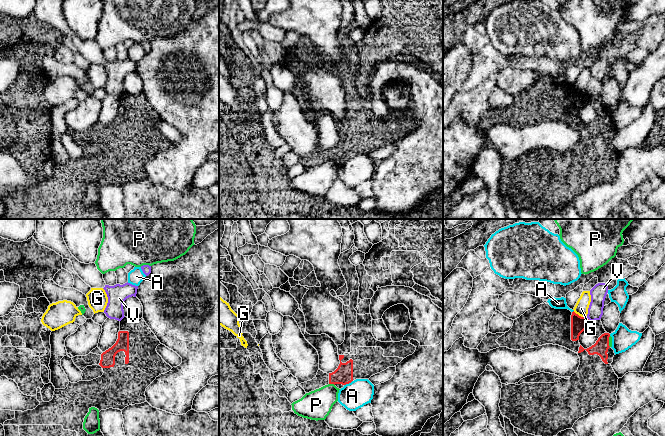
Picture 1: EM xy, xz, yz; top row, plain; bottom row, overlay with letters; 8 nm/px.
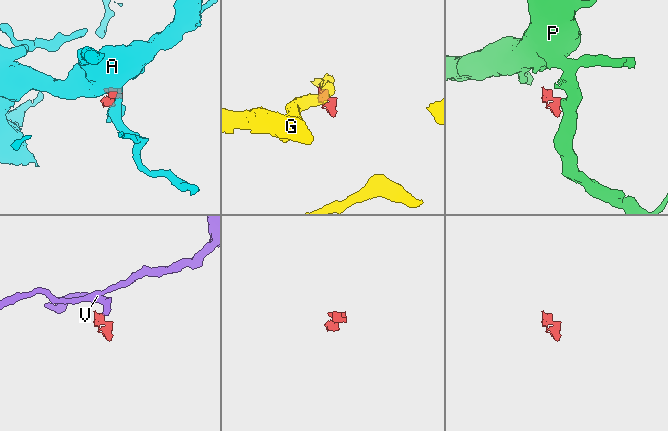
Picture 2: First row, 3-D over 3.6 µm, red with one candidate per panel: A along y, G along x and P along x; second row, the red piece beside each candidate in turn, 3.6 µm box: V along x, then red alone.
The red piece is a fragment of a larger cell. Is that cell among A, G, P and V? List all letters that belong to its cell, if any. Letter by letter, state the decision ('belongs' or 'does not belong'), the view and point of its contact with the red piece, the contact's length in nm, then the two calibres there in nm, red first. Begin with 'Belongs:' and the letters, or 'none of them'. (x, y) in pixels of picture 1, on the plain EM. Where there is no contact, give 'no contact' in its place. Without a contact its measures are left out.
Belongs: none of them
A: does not belong | xz (348, 159) | 80 nm | 150/220 nm
G: does not belong | yz (580, 92) | 120 nm | 130/110 nm
P: does not belong | xz (332, 159) | 50 nm | 150/240 nm
V: does not belong | yz (588, 95) | 60 nm | 130/130 nm

